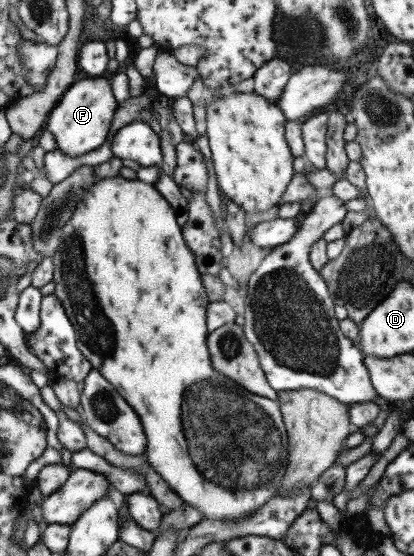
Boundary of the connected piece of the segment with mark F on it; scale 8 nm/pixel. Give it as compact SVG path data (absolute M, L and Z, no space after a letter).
M102 76L87 77L70 84L62 92L55 106L47 114L43 129L54 137L55 149L68 157L78 157L94 151L105 142L117 105L112 95L110 80Z

